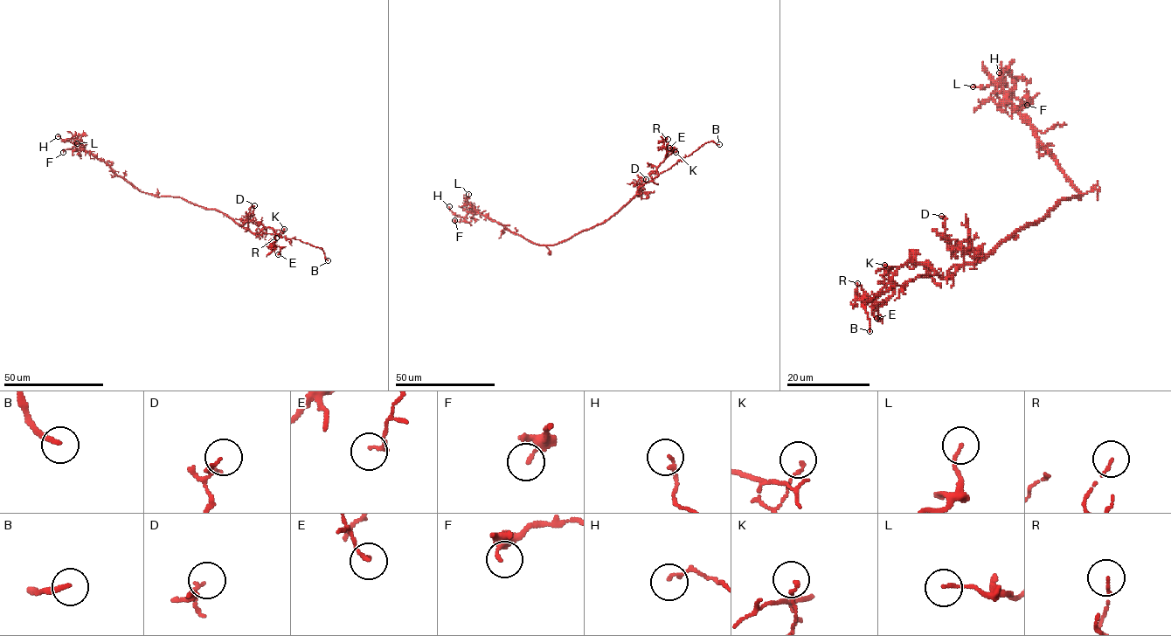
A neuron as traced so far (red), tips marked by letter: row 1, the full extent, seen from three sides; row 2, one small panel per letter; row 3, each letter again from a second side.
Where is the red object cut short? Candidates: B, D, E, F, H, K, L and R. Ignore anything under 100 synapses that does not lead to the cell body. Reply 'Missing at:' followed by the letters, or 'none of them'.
Missing at: B

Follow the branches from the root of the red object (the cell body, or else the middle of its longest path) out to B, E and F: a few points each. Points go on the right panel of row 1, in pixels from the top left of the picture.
B: (1051, 210), (948, 278), (918, 275), (876, 295), (862, 305), (869, 331)
E: (1051, 210), (948, 278), (929, 266), (907, 262), (892, 279), (894, 292), (872, 305), (876, 318)
F: (1051, 210), (1063, 199), (1079, 197), (1079, 193), (1007, 97), (1012, 93), (1026, 102), (1031, 99), (1027, 105)

